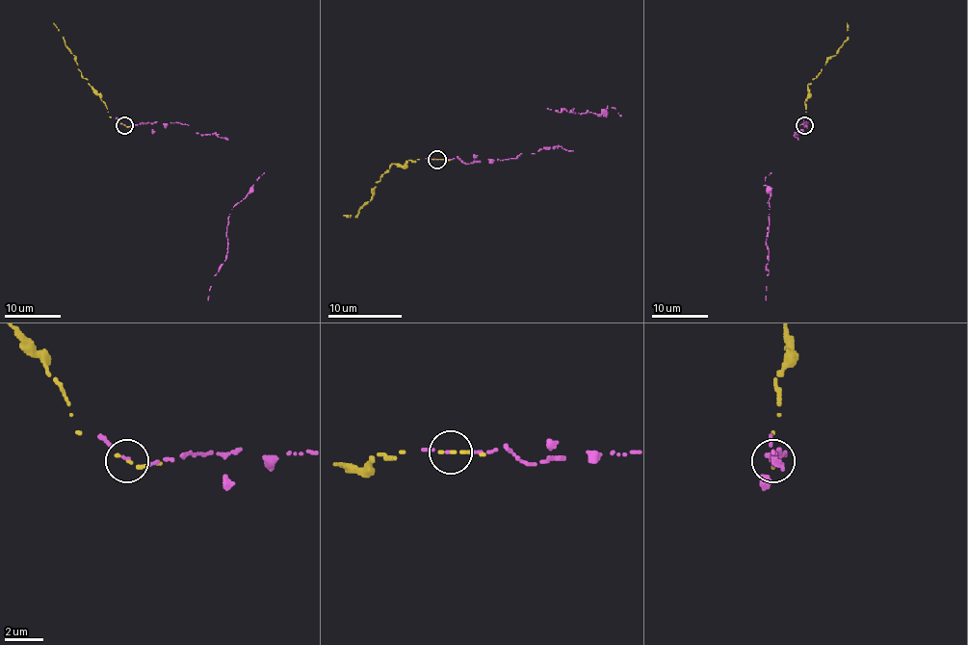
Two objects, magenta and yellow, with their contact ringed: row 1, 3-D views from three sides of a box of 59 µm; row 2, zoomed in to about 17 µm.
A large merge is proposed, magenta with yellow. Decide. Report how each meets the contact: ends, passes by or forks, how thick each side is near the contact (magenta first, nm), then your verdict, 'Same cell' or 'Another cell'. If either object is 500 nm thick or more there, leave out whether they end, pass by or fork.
At the ring magenta passes by. At the ring yellow ends. Thickness 70 nm (magenta) against 190 nm. Same cell

